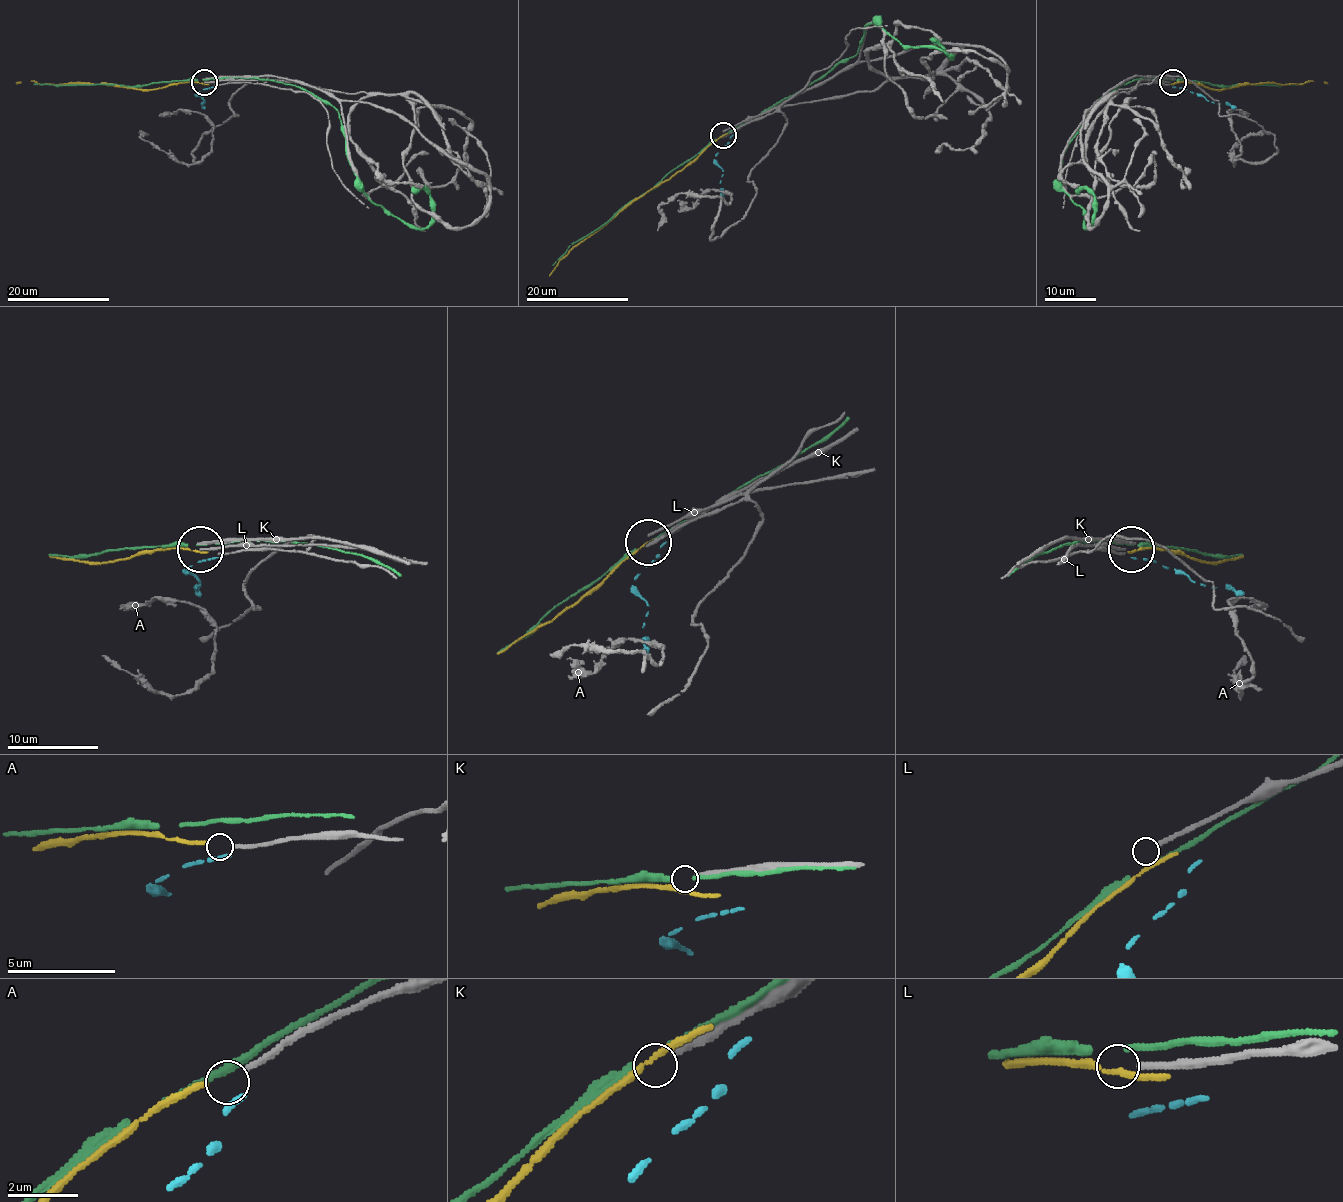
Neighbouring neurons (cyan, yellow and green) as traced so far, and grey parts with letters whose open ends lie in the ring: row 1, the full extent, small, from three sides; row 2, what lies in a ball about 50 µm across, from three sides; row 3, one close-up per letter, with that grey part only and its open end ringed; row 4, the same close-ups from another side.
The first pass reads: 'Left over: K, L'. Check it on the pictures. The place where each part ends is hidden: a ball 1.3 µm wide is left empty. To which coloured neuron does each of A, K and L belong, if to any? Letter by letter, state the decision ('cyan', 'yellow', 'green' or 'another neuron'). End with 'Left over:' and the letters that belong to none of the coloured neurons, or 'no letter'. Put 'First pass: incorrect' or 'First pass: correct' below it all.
A: yellow
K: another neuron
L: another neuron
Left over: K, L
First pass: correct

